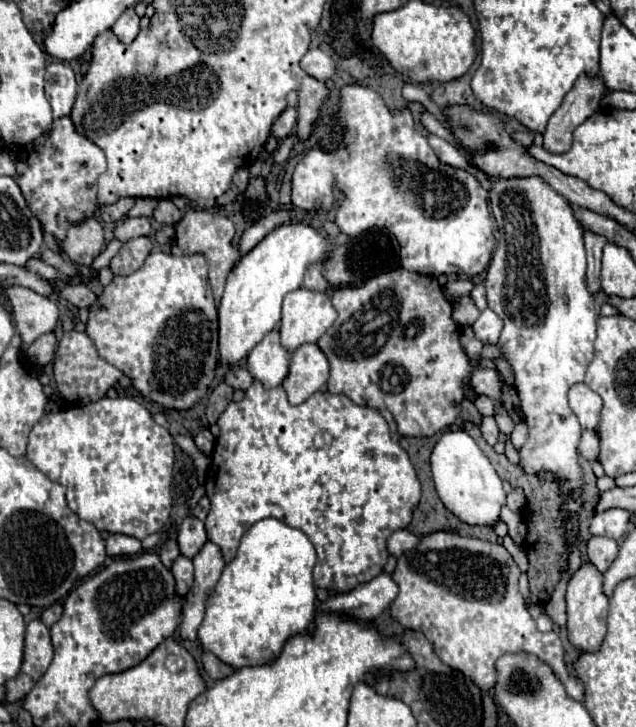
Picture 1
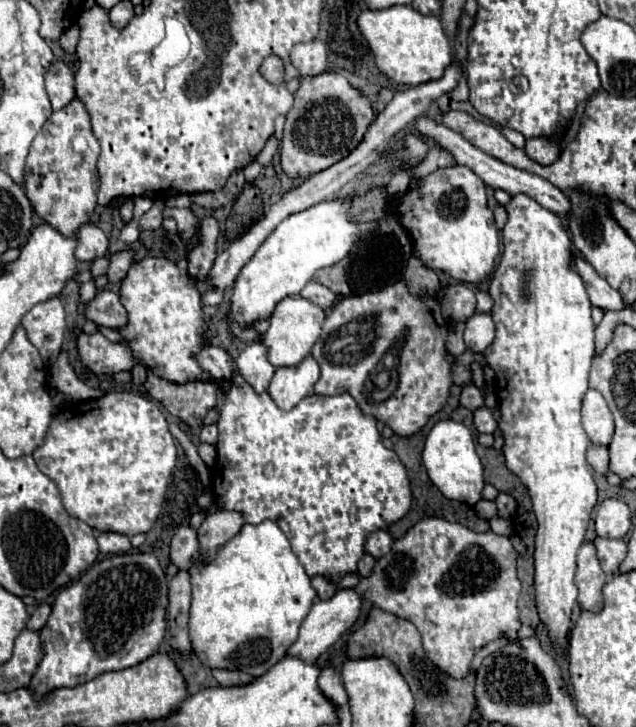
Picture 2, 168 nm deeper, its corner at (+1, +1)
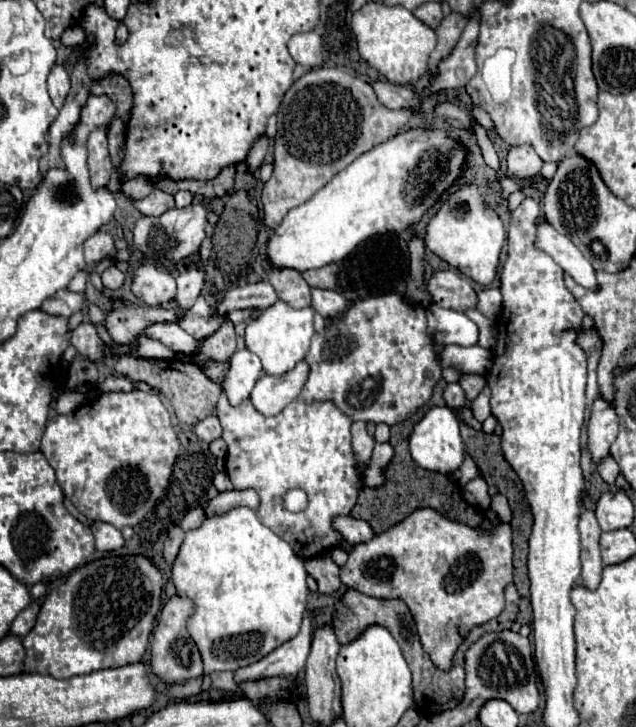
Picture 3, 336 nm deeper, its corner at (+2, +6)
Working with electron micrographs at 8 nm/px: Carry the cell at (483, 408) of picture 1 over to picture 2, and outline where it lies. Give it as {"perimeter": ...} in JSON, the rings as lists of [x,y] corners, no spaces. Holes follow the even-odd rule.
{"perimeter":[[[474,384],[462,388],[462,394],[460,394],[460,406],[468,408],[468,410],[476,410],[476,408],[484,406],[484,398],[482,398],[480,390],[478,390]]]}

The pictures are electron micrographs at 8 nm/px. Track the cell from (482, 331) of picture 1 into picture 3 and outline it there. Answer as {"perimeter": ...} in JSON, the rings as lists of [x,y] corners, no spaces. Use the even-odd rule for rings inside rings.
{"perimeter":[[[431,305],[427,309],[427,319],[429,319],[429,333],[439,345],[453,343],[453,345],[469,347],[469,345],[477,345],[479,341],[477,325],[459,311]]]}

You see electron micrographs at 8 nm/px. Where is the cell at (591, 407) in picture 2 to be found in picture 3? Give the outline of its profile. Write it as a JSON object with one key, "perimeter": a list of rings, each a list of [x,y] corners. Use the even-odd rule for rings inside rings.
{"perimeter":[[[599,395],[591,405],[591,417],[587,423],[587,449],[593,461],[599,461],[609,453],[609,447],[617,437],[617,425],[619,419],[613,405]]]}

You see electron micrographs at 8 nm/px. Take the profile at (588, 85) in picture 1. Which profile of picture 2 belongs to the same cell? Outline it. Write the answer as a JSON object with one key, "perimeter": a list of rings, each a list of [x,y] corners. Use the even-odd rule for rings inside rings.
{"perimeter":[[[530,138],[524,146],[526,156],[542,166],[550,166],[558,160],[558,144],[548,138]]]}

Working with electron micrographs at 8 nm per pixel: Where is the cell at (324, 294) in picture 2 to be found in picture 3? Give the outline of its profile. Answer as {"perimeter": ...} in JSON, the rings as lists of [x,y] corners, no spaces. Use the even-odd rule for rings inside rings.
{"perimeter":[[[313,287],[311,297],[313,297],[311,305],[323,317],[335,317],[335,315],[339,315],[339,313],[343,313],[347,309],[347,299],[337,291]]]}

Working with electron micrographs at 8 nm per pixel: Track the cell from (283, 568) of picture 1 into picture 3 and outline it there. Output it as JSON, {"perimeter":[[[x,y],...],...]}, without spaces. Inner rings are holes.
{"perimeter":[[[237,507],[225,515],[209,517],[199,529],[187,531],[173,563],[173,583],[179,595],[189,597],[195,603],[195,613],[187,623],[187,631],[201,653],[205,673],[237,671],[261,661],[273,649],[295,637],[301,629],[309,595],[303,559],[297,557],[281,537],[265,527],[249,507]]]}

